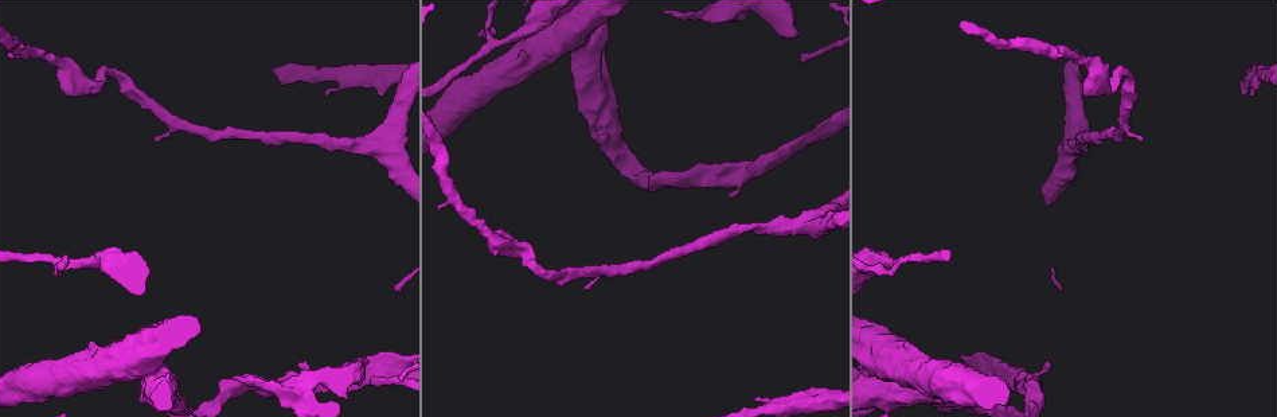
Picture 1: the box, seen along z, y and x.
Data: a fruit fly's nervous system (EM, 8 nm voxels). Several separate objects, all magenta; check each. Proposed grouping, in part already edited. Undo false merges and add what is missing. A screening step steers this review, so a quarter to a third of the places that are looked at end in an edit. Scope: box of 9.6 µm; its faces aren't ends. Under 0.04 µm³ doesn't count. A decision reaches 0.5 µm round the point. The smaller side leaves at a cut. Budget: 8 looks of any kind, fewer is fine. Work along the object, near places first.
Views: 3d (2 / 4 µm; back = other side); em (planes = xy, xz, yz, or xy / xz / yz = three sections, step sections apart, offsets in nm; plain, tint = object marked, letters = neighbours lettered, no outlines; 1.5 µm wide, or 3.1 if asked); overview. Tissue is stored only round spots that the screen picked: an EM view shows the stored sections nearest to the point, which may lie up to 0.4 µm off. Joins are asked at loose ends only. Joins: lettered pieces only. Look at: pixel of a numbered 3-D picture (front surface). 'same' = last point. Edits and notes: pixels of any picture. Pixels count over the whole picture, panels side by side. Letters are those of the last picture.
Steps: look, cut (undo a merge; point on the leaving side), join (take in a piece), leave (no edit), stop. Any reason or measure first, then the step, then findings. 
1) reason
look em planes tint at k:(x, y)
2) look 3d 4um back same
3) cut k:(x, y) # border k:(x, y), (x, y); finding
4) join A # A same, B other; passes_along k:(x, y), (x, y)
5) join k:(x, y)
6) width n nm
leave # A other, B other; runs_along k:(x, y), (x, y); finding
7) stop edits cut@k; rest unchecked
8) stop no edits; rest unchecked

branch stops here
look em planes letters at 1:(1143, 139)

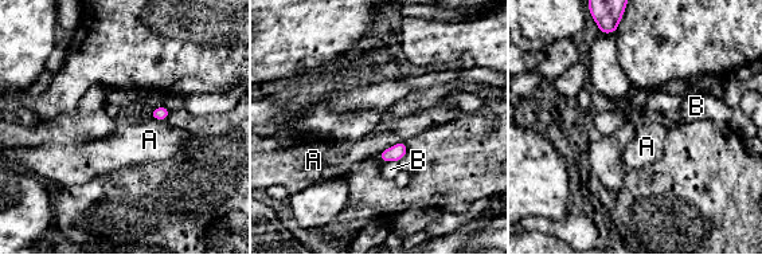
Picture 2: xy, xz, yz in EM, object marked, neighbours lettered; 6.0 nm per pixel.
leave # A other, B other; border 2:(398, 161), (383, 163); no lettered piece goes on from it

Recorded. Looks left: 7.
a fork
look em xy step 8 tint at 1:(68, 267)

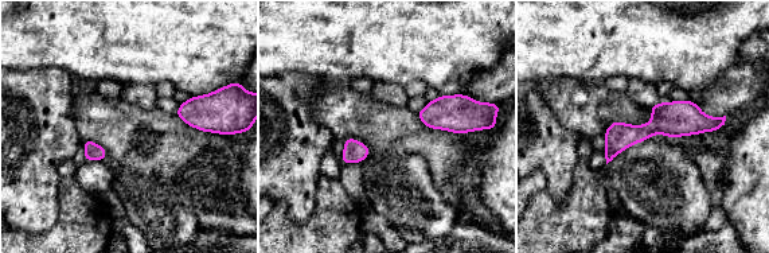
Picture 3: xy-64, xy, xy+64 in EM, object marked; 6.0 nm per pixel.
another direction
look em xz step 8 letters same

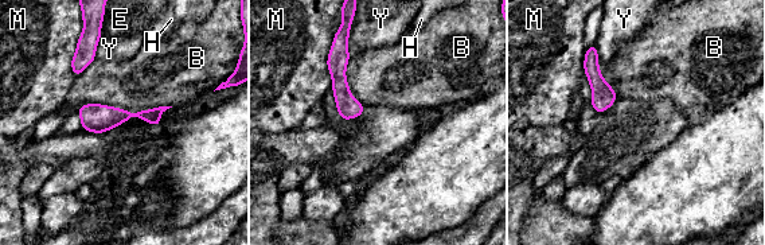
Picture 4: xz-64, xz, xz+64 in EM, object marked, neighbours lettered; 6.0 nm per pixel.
longest_contact B 550 nm
leave # B other, E other, H other, M other, Y other; border 4:(171, 105), (77, 109); one cell here

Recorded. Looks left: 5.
free end
look em yz step 8 letters at 1:(365, 362)

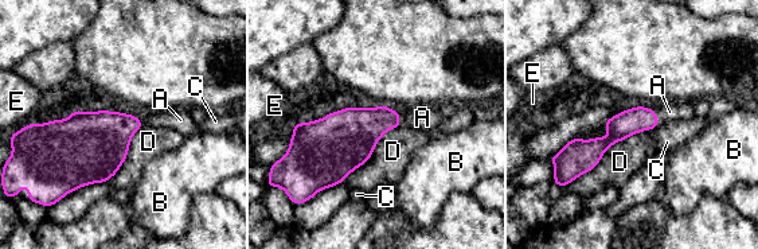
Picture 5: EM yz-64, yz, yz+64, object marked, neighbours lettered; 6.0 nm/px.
join A # A same, B other, C other, D other, E other; passes_along 5:(359, 129), (399, 120), (422, 117); the cell continues

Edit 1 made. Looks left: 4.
thick end
look em planes letters at 1:(382, 95)

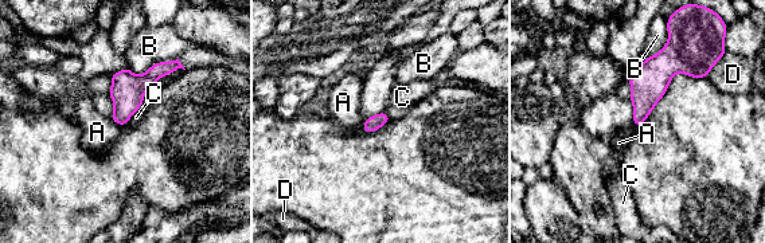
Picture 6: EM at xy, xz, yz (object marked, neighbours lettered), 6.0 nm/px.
leave # A other, B other, C other, D other; border 6:(144, 104), (121, 126); none of them fits

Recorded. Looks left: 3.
stop edits join@5; rest unchecked

